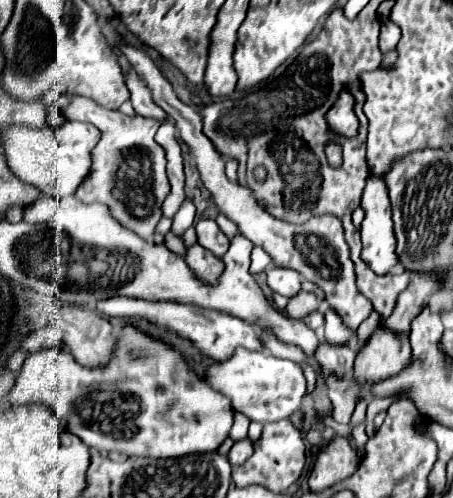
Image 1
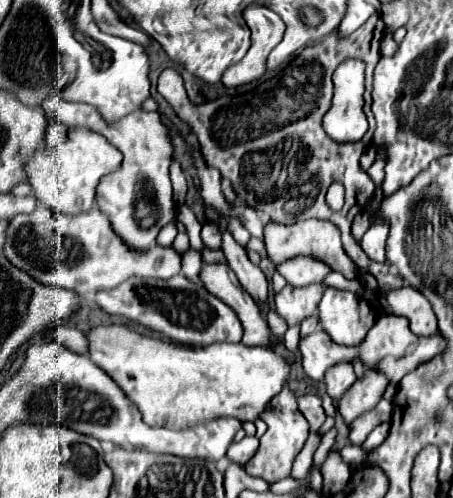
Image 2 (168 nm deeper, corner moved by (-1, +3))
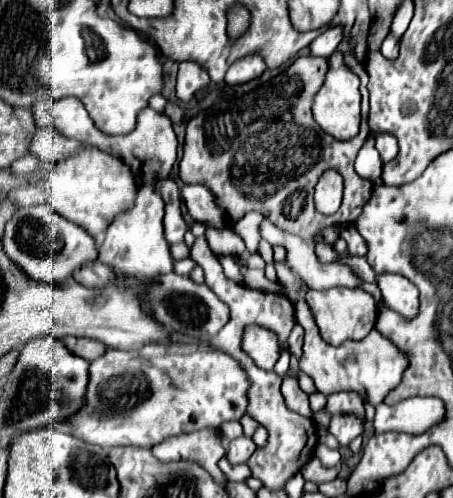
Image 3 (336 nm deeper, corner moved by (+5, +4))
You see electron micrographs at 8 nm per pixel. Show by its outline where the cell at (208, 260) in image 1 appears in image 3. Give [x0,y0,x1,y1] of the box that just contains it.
[242,328,280,370]

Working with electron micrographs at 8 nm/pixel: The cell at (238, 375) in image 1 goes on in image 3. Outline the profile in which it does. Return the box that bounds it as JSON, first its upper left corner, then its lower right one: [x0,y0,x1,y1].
[66,342,248,448]

